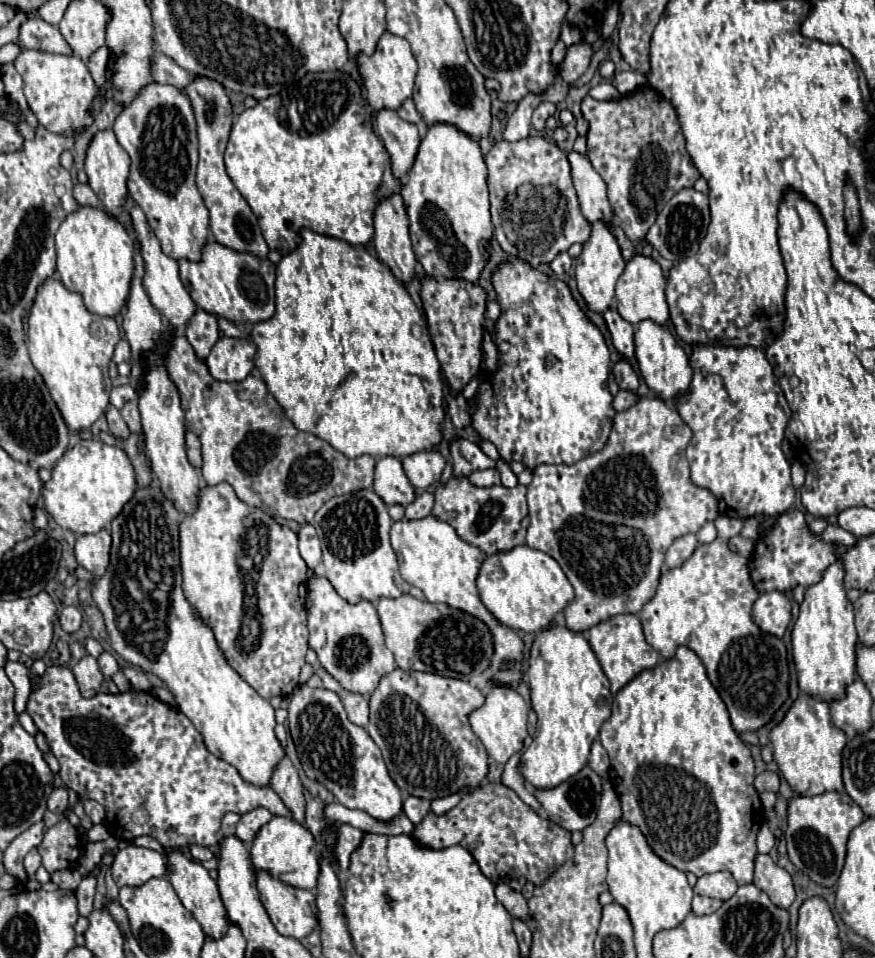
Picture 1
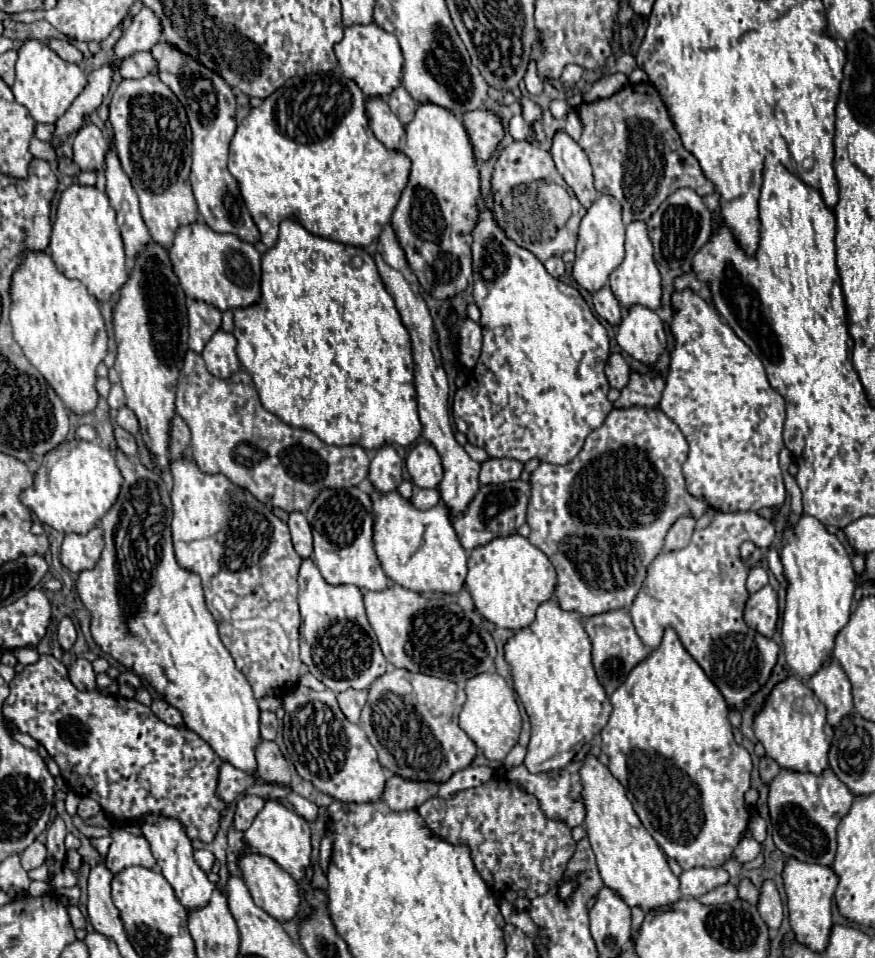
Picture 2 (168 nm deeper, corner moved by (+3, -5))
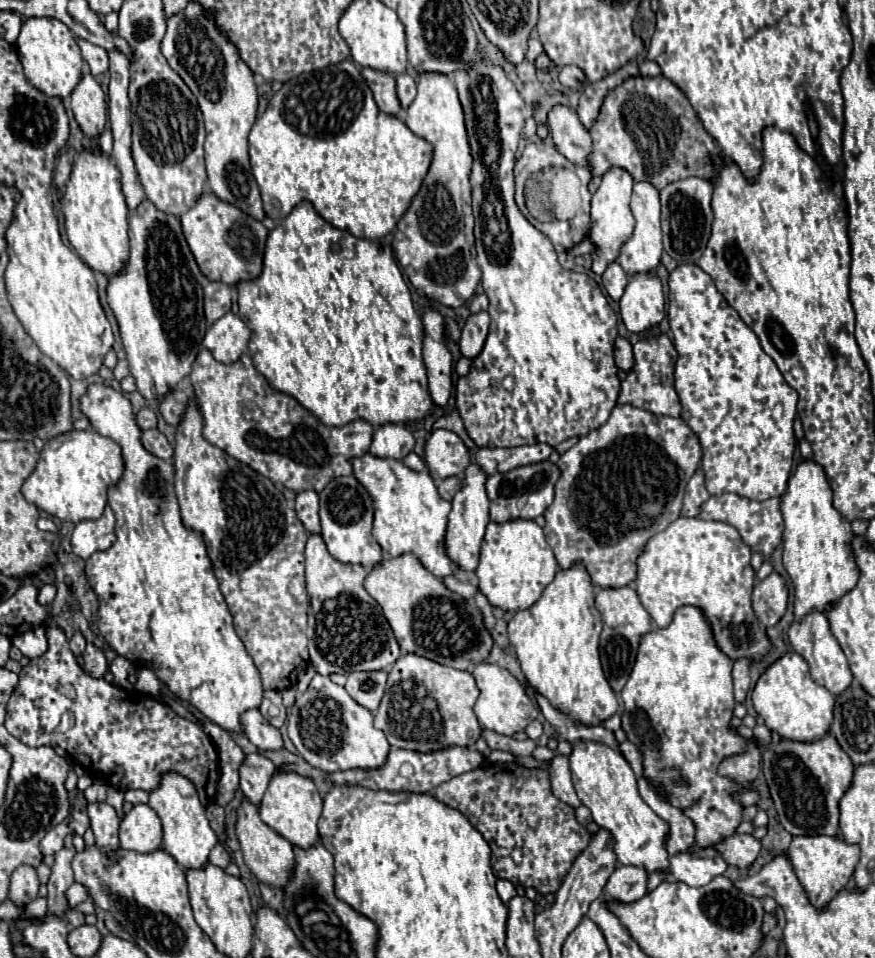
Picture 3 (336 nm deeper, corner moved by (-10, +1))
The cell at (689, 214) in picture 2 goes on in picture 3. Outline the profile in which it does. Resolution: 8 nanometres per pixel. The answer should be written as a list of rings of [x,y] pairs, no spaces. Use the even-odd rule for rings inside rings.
[[[687,177],[681,181],[669,183],[661,191],[661,227],[663,227],[663,245],[665,251],[677,263],[697,263],[705,245],[709,241],[713,211],[711,211],[713,185],[701,177]]]

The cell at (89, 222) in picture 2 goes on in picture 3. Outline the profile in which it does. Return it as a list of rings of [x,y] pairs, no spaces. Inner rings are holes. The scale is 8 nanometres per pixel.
[[[81,151],[73,163],[61,205],[67,239],[81,261],[107,277],[125,273],[125,261],[129,261],[129,209],[121,193],[121,175],[115,163],[105,155]]]

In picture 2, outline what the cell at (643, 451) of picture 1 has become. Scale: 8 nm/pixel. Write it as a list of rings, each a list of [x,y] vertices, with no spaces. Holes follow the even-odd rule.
[[[630,407],[630,409],[612,409],[610,415],[606,417],[606,421],[602,423],[602,427],[598,427],[596,431],[592,431],[586,437],[586,443],[582,447],[582,451],[566,465],[552,465],[552,463],[542,463],[530,477],[530,485],[532,485],[532,497],[530,497],[530,505],[528,505],[528,525],[530,525],[530,537],[528,541],[532,545],[536,545],[540,551],[546,553],[546,557],[550,559],[550,563],[556,567],[556,599],[560,603],[560,607],[564,607],[564,611],[576,611],[582,617],[590,617],[590,615],[598,615],[604,611],[612,611],[612,609],[622,609],[622,607],[630,607],[632,599],[636,597],[636,591],[640,591],[640,583],[644,581],[648,563],[652,563],[652,559],[664,549],[664,535],[668,531],[668,527],[684,513],[684,511],[692,511],[692,515],[700,517],[706,509],[708,503],[704,503],[702,499],[692,497],[686,491],[686,483],[684,483],[684,475],[682,475],[682,463],[686,461],[688,455],[688,443],[682,435],[682,431],[660,411],[660,409],[642,409],[642,407]],[[592,517],[604,517],[604,521],[614,521],[614,523],[586,523],[592,521]]]

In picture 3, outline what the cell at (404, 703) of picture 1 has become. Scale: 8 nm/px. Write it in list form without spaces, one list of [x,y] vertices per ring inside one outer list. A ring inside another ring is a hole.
[[[409,653],[409,655],[399,657],[389,671],[385,695],[375,713],[375,727],[385,733],[389,745],[395,749],[429,753],[429,751],[437,751],[437,749],[445,749],[445,747],[453,747],[453,745],[471,747],[481,737],[481,725],[473,713],[473,705],[475,705],[477,697],[479,697],[479,689],[477,689],[471,673],[459,671],[459,669],[449,669],[445,665],[439,665],[435,661]]]

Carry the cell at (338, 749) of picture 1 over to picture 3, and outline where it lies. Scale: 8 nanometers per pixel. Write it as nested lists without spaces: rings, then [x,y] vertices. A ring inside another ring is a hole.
[[[315,675],[309,689],[295,701],[287,719],[289,739],[299,755],[325,773],[349,769],[379,769],[389,755],[385,735],[373,727],[373,715],[355,703],[349,693],[329,677]]]

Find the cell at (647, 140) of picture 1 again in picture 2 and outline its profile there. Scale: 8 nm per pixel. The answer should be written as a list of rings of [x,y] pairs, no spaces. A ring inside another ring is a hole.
[[[628,83],[612,97],[578,105],[576,111],[584,125],[578,143],[590,159],[594,187],[598,193],[608,193],[620,201],[624,223],[632,219],[648,221],[656,207],[680,187],[690,187],[702,197],[714,191],[714,183],[706,179],[698,159],[684,149],[666,105],[652,83]]]

